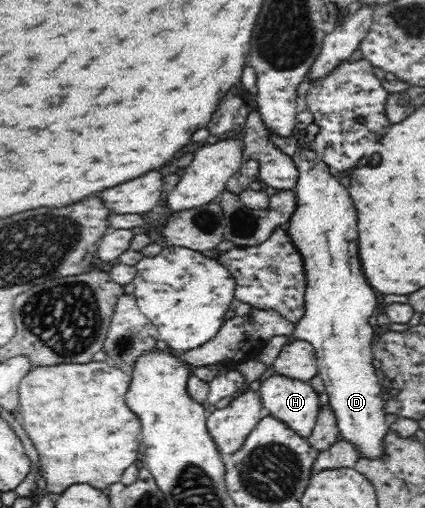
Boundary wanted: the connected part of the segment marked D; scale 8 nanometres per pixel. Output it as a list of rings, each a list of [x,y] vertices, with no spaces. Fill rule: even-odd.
[[[299,149],[299,151],[292,156],[292,159],[295,161],[295,164],[300,171],[299,181],[294,188],[294,192],[297,196],[297,209],[295,209],[291,221],[289,221],[284,228],[288,231],[295,247],[299,250],[299,253],[303,256],[305,277],[307,280],[307,287],[304,294],[306,305],[304,316],[296,325],[294,334],[297,339],[308,341],[316,351],[318,374],[321,376],[321,379],[323,379],[325,391],[329,400],[328,407],[333,410],[339,434],[341,434],[343,439],[347,440],[347,442],[353,444],[353,448],[357,450],[357,456],[359,456],[359,458],[378,460],[384,454],[384,437],[390,430],[390,426],[387,426],[387,423],[385,422],[386,413],[384,410],[384,396],[388,387],[379,382],[379,379],[375,374],[375,368],[373,368],[374,355],[372,354],[373,348],[371,347],[371,343],[373,343],[373,326],[369,324],[369,317],[375,313],[375,309],[377,309],[379,305],[377,304],[377,295],[368,285],[367,278],[363,276],[363,270],[361,270],[361,263],[359,263],[359,253],[357,253],[357,243],[359,243],[359,241],[357,241],[357,215],[355,215],[357,211],[355,211],[355,206],[353,205],[353,200],[349,195],[347,187],[343,187],[343,185],[339,183],[338,177],[333,177],[333,175],[331,175],[329,172],[330,167],[323,163],[321,157],[315,154],[313,150]]]

